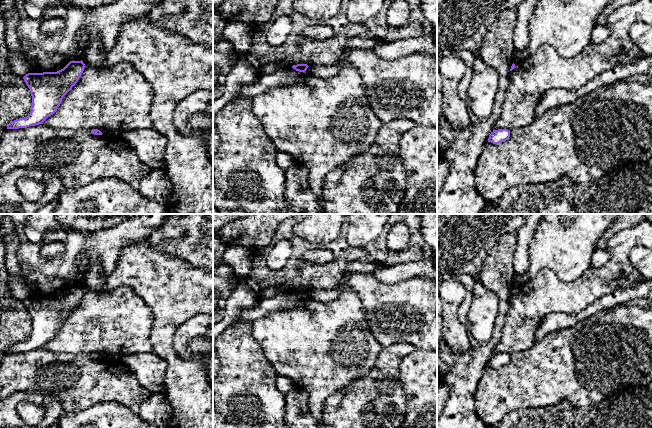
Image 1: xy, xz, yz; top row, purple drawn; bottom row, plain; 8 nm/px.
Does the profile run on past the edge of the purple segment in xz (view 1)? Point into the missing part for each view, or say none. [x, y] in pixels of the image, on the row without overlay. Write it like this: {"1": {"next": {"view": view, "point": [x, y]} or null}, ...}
{"1": {"next": null}}

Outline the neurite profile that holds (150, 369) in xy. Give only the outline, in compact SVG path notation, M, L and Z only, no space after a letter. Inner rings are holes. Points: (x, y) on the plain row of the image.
M143 352L126 355L121 358L137 377L140 384L151 394L166 394L165 374L167 363L154 352Z

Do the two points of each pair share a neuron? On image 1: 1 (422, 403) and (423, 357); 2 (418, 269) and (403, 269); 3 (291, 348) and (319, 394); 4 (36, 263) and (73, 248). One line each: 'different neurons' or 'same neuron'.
1: same neuron
2: same neuron
3: same neuron
4: same neuron

